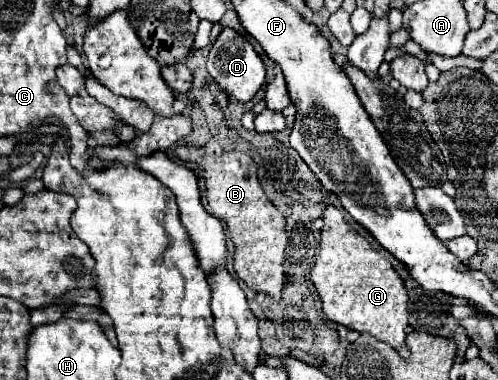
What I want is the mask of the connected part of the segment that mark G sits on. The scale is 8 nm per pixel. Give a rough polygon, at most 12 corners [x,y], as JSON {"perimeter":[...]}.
{"perimeter":[[340,208],[310,280],[326,318],[410,358],[404,280]]}

